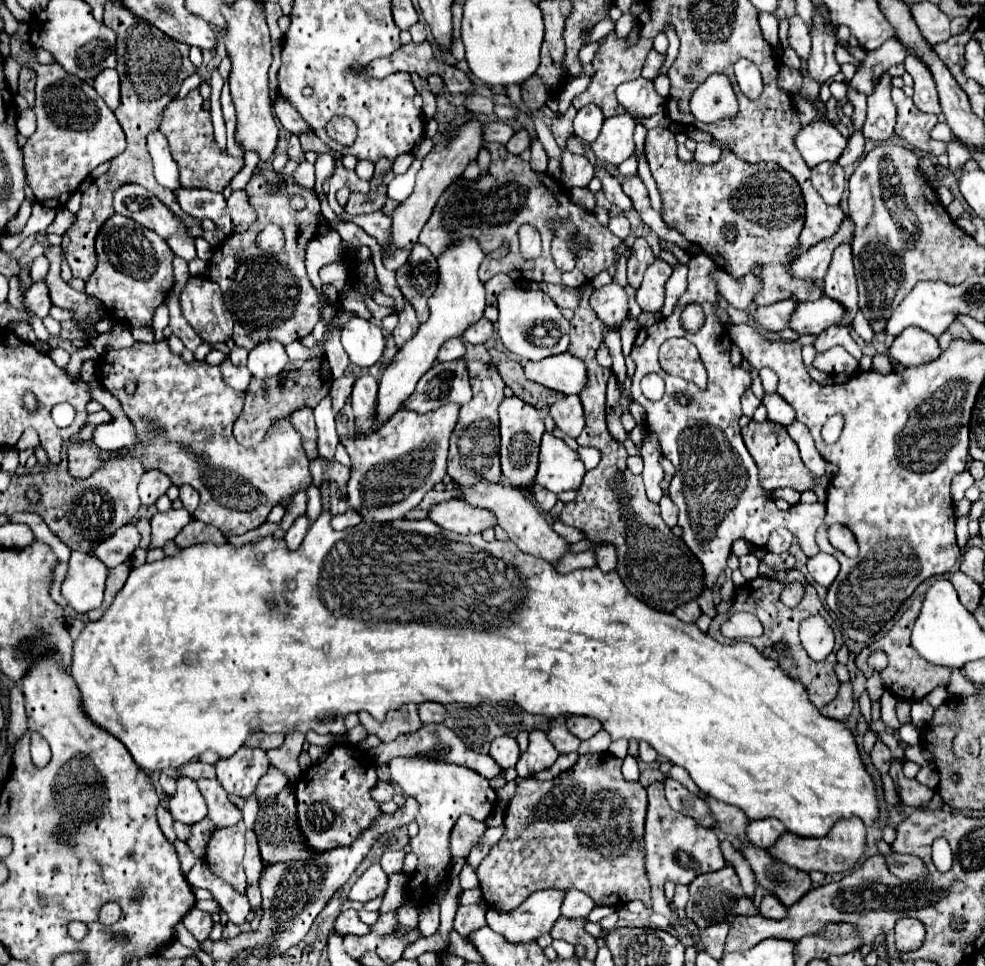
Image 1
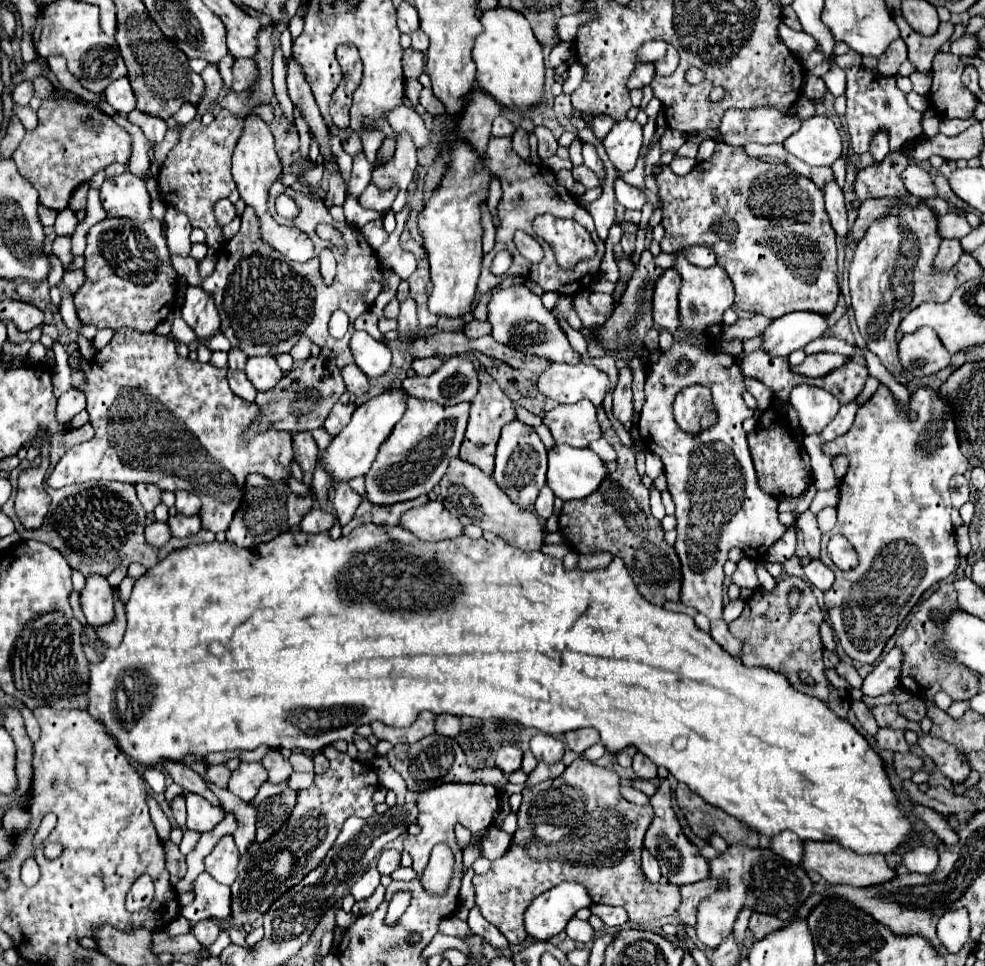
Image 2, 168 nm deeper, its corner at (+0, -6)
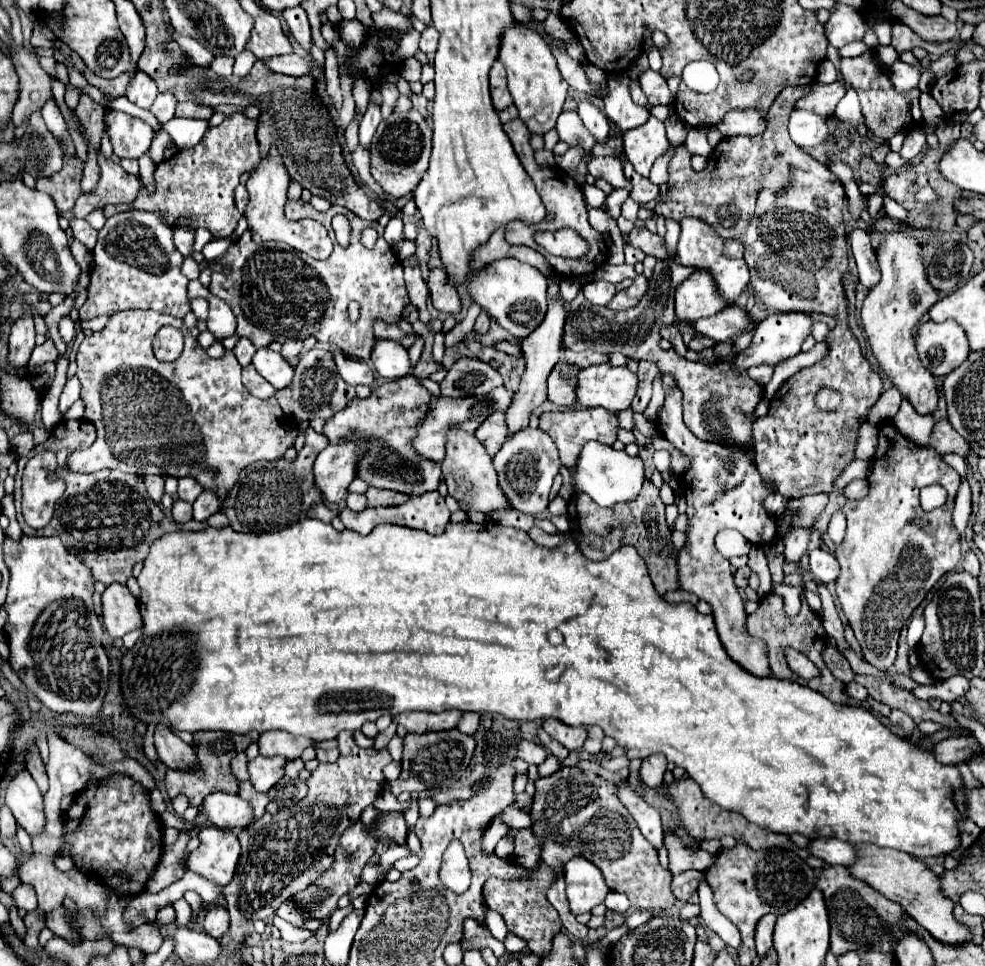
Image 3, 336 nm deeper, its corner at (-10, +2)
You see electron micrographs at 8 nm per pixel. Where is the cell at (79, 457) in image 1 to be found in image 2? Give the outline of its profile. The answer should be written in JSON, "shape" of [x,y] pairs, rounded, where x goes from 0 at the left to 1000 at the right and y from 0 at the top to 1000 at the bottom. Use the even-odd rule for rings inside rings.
{"shape":[[[133,339],[119,341],[111,357],[96,365],[82,405],[88,413],[86,423],[90,428],[90,438],[96,444],[96,452],[72,463],[60,475],[48,496],[48,502],[54,506],[101,496],[129,498],[135,502],[155,500],[165,508],[188,506],[198,510],[206,521],[202,531],[206,546],[222,552],[232,548],[232,537],[237,537],[237,529],[241,529],[245,521],[245,504],[249,504],[249,494],[253,490],[265,490],[279,500],[289,500],[293,494],[293,479],[297,475],[295,450],[273,442],[267,450],[247,457],[245,448],[249,448],[253,438],[263,430],[261,419],[253,419],[253,415],[237,409],[230,396],[230,382],[184,372],[172,349]]]}

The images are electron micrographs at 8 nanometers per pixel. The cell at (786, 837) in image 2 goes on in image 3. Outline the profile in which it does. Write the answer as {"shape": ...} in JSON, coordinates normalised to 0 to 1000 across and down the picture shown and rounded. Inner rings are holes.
{"shape":[[[823,869],[819,881],[821,885],[844,895],[864,895],[868,891],[866,875],[852,869]]]}

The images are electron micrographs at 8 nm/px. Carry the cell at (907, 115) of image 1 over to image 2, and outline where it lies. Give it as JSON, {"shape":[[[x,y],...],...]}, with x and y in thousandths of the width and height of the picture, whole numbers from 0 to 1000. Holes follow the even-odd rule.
{"shape":[[[860,69],[860,131],[864,140],[864,150],[870,160],[882,154],[882,146],[888,138],[901,136],[907,138],[907,156],[915,158],[917,150],[921,152],[923,146],[929,146],[937,140],[935,136],[935,119],[933,115],[925,113],[919,96],[909,88],[909,80],[898,80],[892,73],[878,71],[878,69]]]}

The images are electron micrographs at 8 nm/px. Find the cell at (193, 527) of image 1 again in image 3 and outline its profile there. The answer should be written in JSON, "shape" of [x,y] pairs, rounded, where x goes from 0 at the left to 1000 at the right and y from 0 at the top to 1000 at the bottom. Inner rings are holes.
{"shape":[[[88,434],[80,436],[62,436],[50,450],[50,454],[44,461],[38,461],[31,465],[31,469],[17,475],[17,492],[15,492],[15,525],[17,525],[17,539],[24,554],[56,554],[64,560],[64,564],[76,572],[94,593],[94,597],[107,606],[113,604],[127,604],[133,597],[133,589],[139,581],[147,581],[149,570],[157,558],[163,558],[168,552],[182,548],[191,550],[204,550],[210,548],[210,541],[198,541],[193,538],[186,543],[176,541],[165,533],[161,523],[149,512],[149,506],[145,502],[145,494],[125,490],[125,494],[117,494],[115,488],[101,488],[90,492],[76,492],[66,488],[68,473],[82,463],[90,463],[98,452],[96,440],[92,440]],[[54,467],[58,471],[57,491],[68,500],[66,511],[56,523],[56,533],[52,541],[44,548],[29,546],[21,530],[22,521],[22,491],[25,481],[34,471]]]}

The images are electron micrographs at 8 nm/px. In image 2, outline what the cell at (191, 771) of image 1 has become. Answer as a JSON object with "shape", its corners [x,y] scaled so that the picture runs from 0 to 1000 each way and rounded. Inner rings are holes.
{"shape":[[[216,792],[216,794],[210,796],[210,802],[212,802],[212,806],[214,806],[218,813],[230,815],[232,804],[235,804],[235,798],[232,798],[228,792]]]}

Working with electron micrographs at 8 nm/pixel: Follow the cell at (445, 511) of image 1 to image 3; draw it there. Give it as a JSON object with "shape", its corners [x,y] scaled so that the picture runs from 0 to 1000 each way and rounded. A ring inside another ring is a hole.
{"shape":[[[438,508],[438,510],[429,510],[425,514],[417,514],[413,521],[409,523],[401,523],[401,525],[379,525],[379,527],[369,527],[366,531],[356,529],[356,527],[346,527],[344,529],[344,537],[348,539],[350,548],[362,550],[364,554],[373,554],[381,543],[387,541],[399,541],[399,543],[409,543],[409,546],[419,546],[419,548],[429,548],[434,552],[440,554],[448,554],[454,546],[454,541],[458,539],[458,529],[452,523],[452,517],[446,512],[446,508]]]}

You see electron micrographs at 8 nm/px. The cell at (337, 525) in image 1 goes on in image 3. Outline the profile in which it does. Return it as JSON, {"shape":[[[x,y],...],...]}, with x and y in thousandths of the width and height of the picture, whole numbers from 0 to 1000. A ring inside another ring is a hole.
{"shape":[[[375,504],[373,512],[373,525],[385,525],[385,523],[407,523],[415,517],[415,512],[403,510],[403,508],[391,508],[383,504]]]}

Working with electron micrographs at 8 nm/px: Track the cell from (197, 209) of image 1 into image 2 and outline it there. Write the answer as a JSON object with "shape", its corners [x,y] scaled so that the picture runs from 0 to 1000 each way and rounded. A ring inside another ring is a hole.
{"shape":[[[224,206],[218,212],[218,223],[220,223],[222,233],[228,235],[228,233],[232,233],[239,227],[239,212],[232,206]]]}

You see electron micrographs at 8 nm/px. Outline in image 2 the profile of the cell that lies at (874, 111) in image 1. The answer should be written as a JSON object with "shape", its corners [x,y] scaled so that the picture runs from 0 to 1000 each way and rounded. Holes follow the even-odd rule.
{"shape":[[[894,136],[894,138],[890,138],[888,140],[888,144],[884,146],[884,154],[882,154],[882,158],[886,160],[886,167],[892,171],[896,165],[898,165],[898,160],[903,158],[903,144],[901,144],[901,140]]]}

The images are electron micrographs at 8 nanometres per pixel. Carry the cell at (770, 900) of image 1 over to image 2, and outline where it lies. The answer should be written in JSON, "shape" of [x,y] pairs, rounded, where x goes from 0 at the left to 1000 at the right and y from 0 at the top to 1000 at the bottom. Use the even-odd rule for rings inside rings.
{"shape":[[[764,945],[760,951],[760,964],[764,968],[766,974],[775,972],[777,968],[781,968],[787,962],[793,962],[795,953],[785,949],[785,947],[775,947],[775,945]]]}

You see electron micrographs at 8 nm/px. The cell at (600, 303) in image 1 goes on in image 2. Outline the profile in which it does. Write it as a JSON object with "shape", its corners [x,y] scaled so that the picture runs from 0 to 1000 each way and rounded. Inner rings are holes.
{"shape":[[[600,303],[598,305],[598,314],[608,322],[608,324],[616,324],[622,318],[622,307],[614,305],[614,303]]]}

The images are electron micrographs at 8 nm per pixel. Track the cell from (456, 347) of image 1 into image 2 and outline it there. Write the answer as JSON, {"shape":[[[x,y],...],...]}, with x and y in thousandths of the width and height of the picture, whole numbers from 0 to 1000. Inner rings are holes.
{"shape":[[[434,370],[434,372],[421,372],[421,374],[417,376],[417,380],[419,380],[419,384],[421,384],[425,390],[434,390],[434,388],[438,388],[440,384],[444,384],[444,382],[448,380],[448,376],[450,376],[448,370]]]}

